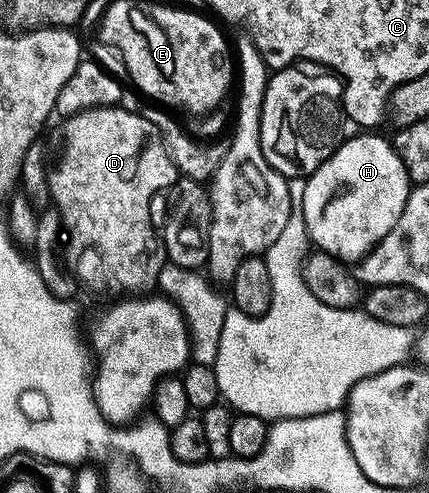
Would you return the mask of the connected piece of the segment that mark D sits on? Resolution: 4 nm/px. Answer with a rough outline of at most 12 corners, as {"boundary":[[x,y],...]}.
{"boundary":[[63,122],[48,170],[83,288],[157,288],[152,200],[178,180],[154,123]]}

